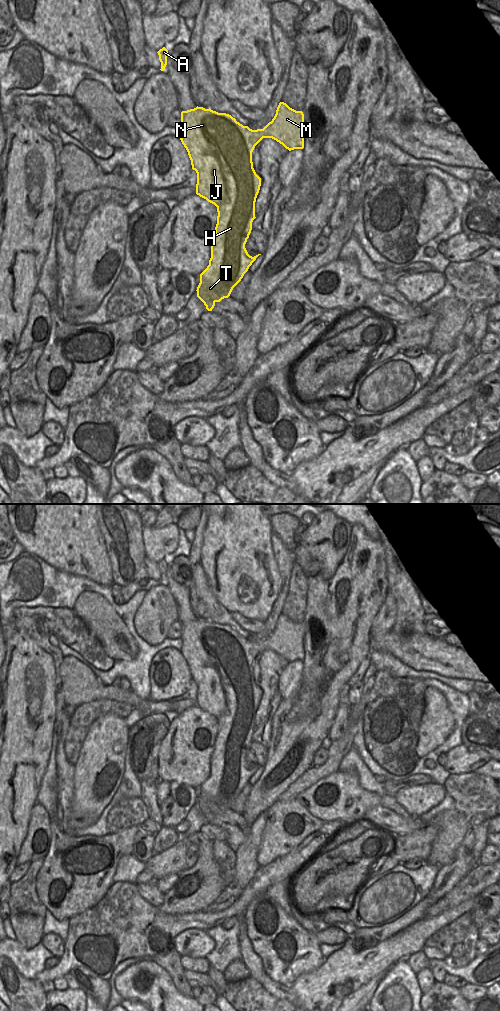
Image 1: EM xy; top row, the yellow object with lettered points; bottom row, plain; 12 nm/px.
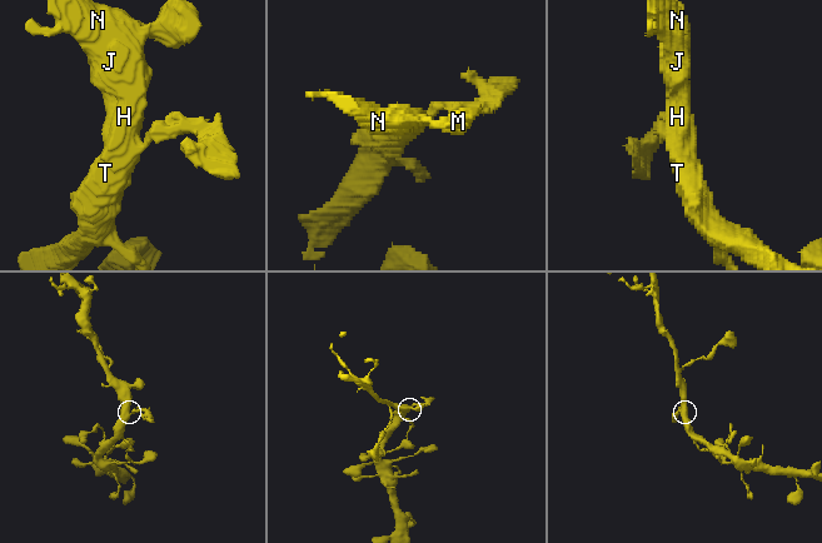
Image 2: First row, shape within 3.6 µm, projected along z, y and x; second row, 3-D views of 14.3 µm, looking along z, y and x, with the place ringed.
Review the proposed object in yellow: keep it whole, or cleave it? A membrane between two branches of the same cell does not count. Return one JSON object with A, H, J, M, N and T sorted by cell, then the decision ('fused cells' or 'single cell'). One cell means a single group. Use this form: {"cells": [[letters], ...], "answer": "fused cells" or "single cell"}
{"cells": [["A", "H", "J", "M", "N", "T"]], "answer": "single cell"}

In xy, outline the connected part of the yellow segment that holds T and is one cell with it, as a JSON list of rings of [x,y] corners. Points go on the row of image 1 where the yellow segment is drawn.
[[[280,102],[271,122],[263,129],[252,130],[243,126],[231,115],[196,107],[181,112],[181,142],[197,173],[196,194],[217,207],[217,224],[211,243],[209,265],[200,274],[197,297],[208,311],[216,302],[228,298],[249,267],[261,255],[250,256],[245,244],[252,230],[255,202],[261,186],[261,178],[253,168],[252,152],[263,138],[272,138],[289,151],[304,148],[304,114]]]

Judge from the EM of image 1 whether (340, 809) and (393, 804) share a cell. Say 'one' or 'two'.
one

